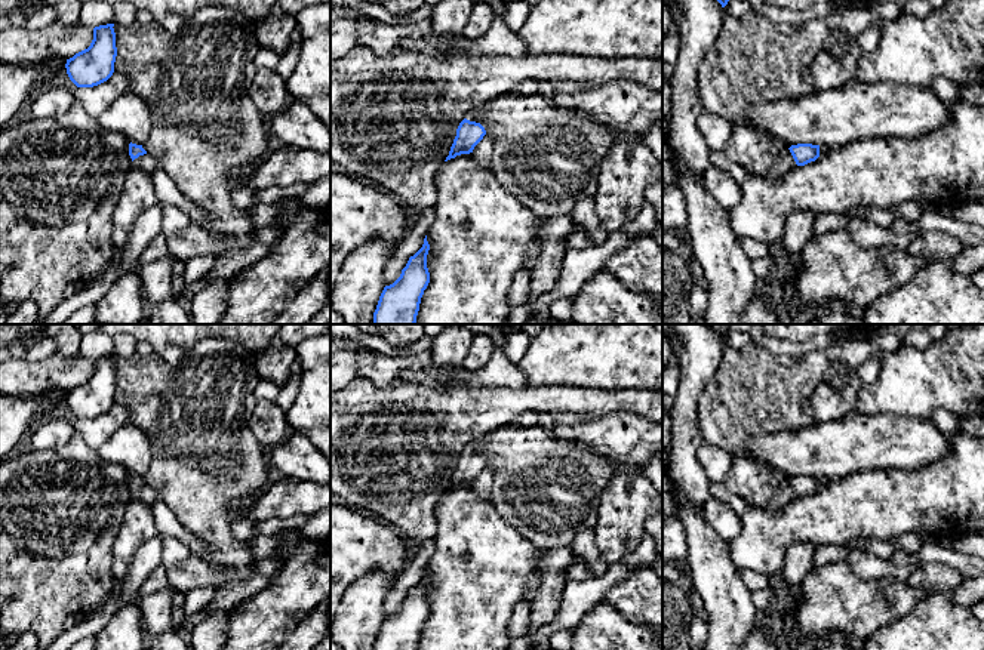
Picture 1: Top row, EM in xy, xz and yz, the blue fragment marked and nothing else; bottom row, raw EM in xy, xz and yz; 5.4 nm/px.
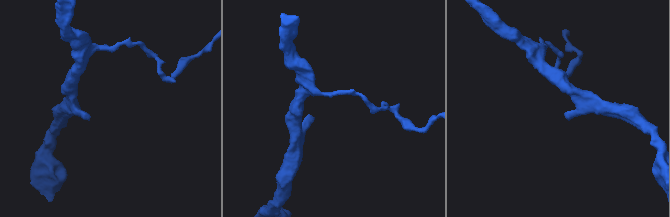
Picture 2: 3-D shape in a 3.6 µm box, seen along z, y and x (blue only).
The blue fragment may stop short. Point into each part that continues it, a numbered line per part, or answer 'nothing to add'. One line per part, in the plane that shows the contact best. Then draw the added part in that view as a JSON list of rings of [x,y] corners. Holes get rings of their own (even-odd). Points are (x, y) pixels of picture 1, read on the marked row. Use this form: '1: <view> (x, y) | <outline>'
1: yz (784, 163) | [[[790,150],[779,151],[778,157],[775,158],[774,166],[771,170],[765,175],[769,179],[779,179],[785,175],[788,175],[793,169],[796,169],[796,161],[790,153]]]

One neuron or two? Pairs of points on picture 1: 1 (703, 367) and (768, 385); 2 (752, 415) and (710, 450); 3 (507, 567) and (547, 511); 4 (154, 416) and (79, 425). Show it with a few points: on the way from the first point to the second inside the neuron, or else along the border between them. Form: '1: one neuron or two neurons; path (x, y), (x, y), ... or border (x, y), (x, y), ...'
1: two neurons; border (722, 362), (713, 379)
2: two neurons; border (704, 439), (735, 456)
3: two neurons; border (501, 516), (540, 551)
4: two neurons; border (114, 401), (126, 409), (128, 421)

